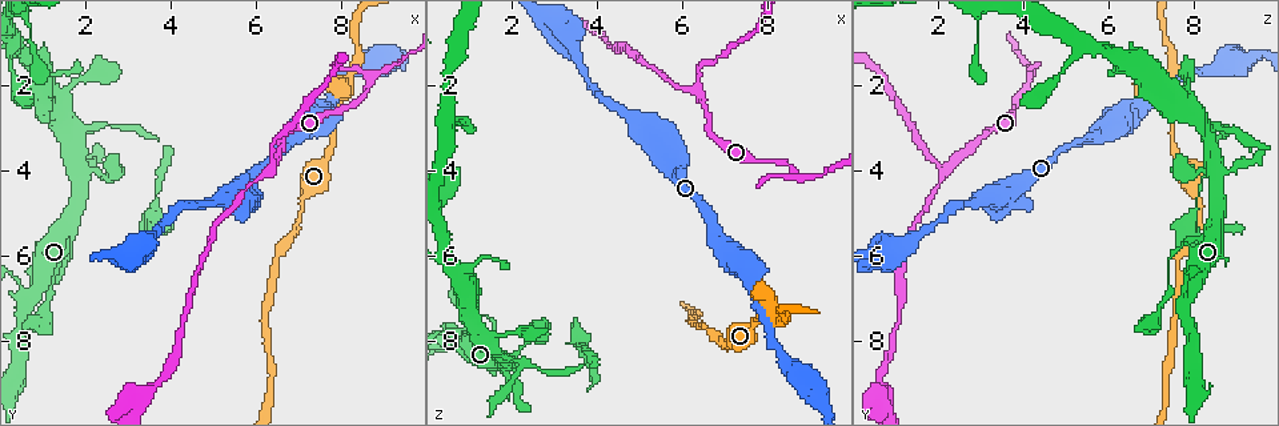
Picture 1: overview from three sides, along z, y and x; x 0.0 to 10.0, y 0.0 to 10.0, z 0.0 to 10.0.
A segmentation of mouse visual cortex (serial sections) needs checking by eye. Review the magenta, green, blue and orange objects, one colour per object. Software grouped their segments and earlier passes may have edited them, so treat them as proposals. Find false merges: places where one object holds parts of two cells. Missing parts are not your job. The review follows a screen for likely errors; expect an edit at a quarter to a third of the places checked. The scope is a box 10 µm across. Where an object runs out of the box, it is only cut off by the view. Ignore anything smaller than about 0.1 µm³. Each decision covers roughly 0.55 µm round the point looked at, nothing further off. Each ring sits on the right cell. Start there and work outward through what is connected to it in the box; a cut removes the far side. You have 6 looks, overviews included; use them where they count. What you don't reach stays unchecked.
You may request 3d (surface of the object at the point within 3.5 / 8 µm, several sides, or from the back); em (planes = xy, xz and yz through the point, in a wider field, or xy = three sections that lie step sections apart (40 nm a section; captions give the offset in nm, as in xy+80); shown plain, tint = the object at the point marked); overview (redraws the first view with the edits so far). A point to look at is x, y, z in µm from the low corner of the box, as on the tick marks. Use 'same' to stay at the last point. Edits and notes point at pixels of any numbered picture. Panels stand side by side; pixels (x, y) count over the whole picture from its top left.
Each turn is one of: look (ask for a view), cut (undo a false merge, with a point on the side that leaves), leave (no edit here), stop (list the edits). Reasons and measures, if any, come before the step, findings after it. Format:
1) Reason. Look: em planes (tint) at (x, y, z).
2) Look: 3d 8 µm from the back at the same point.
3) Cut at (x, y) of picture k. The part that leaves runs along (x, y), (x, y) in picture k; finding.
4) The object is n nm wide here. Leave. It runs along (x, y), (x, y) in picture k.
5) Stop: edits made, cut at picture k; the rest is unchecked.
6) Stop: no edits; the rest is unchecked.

Sudden change in width. Look: 3d 3.5 µm at (8.15, 2.15, 7.45).

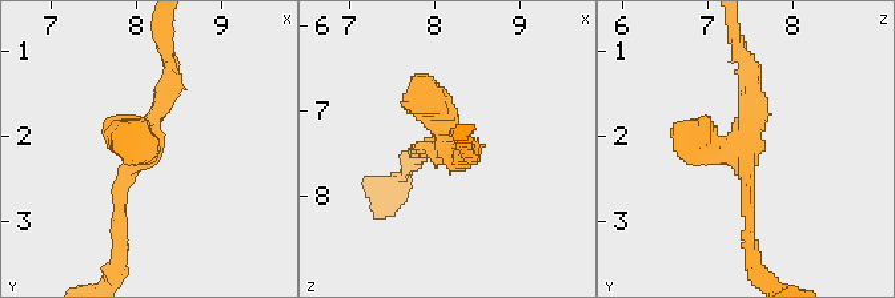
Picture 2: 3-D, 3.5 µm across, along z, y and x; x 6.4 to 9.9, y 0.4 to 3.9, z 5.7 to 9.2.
Look: em xy step 2 (tint) at (8.10, 2.20, 7.45).

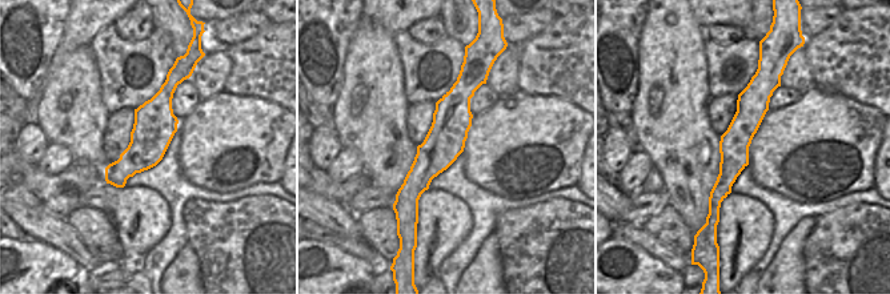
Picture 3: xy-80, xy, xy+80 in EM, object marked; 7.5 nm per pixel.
Leave. It runs along (119, 233), (119, 188), (172, 73) in picture 2; one cell here.

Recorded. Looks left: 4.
Thin neck. Look: 3d 3.5 µm at (2.65, 2.95, 8.70).

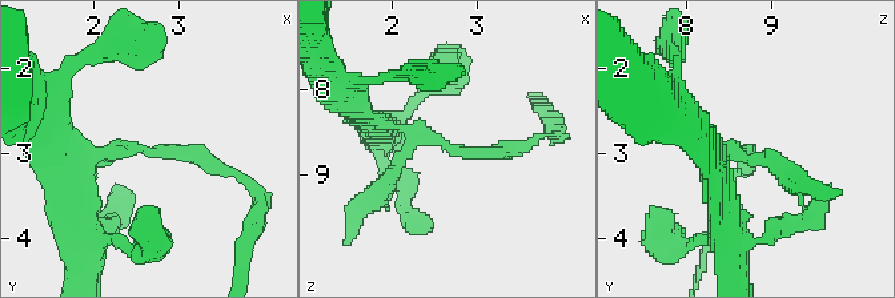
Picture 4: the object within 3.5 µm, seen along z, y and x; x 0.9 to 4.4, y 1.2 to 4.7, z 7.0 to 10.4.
Look: em xy step 3 (tint) at (2.65, 2.95, 8.60).

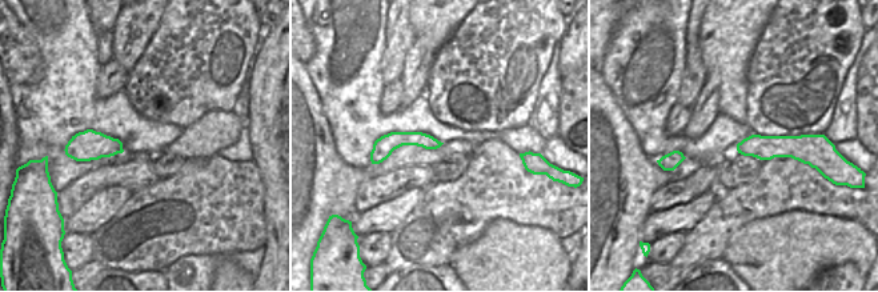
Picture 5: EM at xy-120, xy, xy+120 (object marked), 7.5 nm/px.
Leave. It runs along (740, 147), (797, 147), (806, 151) in picture 5; all the same cell.

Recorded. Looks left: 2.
Narrows sharply. Look: 3d 3.5 µm at (0.70, 6.95, 7.90).

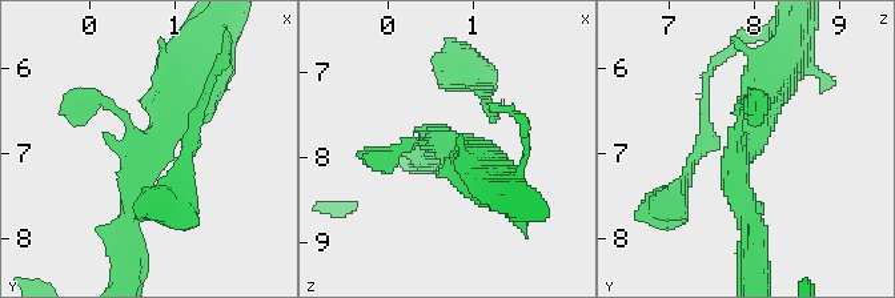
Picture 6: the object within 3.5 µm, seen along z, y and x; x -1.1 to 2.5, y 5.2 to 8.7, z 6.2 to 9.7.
Look: em planes (tint) at (0.65, 6.95, 7.85).

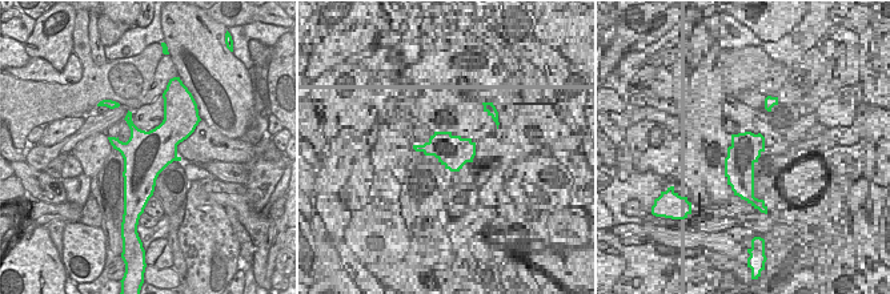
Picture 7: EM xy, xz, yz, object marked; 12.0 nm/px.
Leave. It runs along (197, 61), (132, 176), (124, 225) in picture 6; continuous, no second cell.

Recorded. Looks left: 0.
Stop: no edits; the rest is unchecked.

